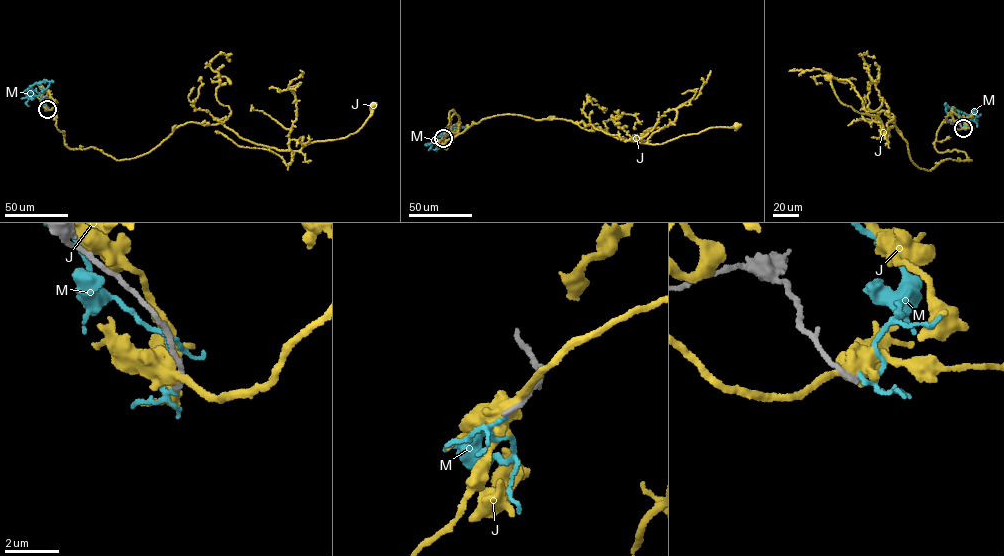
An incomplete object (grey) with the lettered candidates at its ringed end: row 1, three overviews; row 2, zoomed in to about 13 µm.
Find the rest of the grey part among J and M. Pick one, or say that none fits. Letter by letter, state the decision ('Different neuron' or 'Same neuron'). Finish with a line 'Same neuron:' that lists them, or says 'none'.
J: Different neuron
M: Different neuron
Same neuron: none

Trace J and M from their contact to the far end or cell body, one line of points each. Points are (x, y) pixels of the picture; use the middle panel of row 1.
J: (444, 137), (458, 130), (451, 110), (440, 145), (482, 119), (509, 114), (571, 120), (653, 144), (736, 126)
M: (443, 138), (453, 128), (464, 127), (444, 132), (426, 145)

